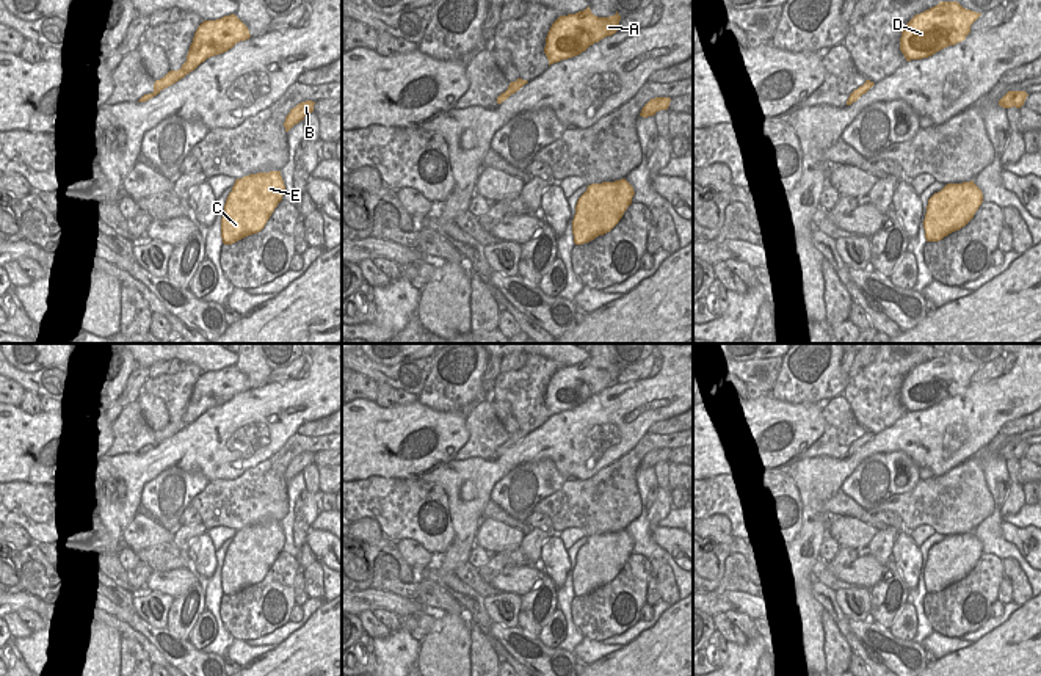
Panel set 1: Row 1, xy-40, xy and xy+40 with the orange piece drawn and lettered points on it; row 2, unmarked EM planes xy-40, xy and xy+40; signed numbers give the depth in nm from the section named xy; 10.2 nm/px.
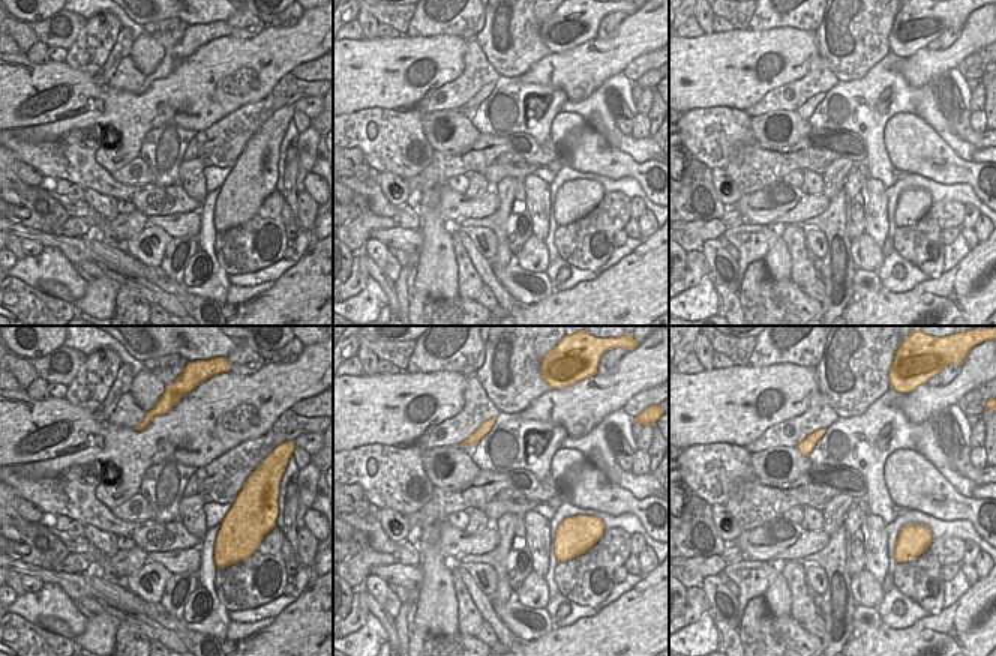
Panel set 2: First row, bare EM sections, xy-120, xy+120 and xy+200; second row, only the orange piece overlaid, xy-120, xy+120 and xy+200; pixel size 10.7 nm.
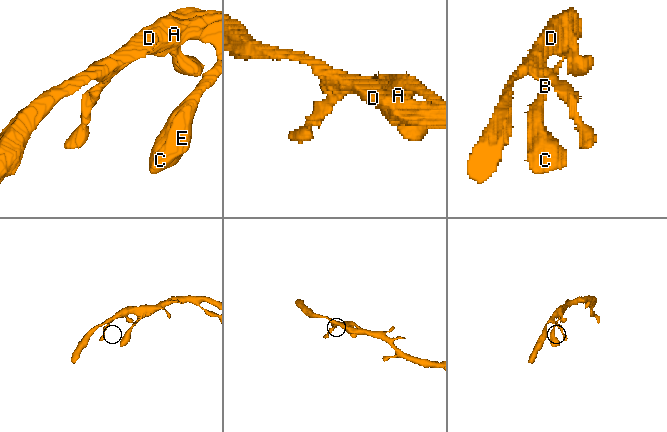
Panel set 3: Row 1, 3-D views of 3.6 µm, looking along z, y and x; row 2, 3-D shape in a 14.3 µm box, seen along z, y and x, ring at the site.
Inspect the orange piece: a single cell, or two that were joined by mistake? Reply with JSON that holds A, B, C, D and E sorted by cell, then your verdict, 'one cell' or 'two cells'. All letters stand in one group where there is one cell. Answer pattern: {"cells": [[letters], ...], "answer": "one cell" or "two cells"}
{"cells": [["A", "B", "C", "D", "E"]], "answer": "one cell"}

